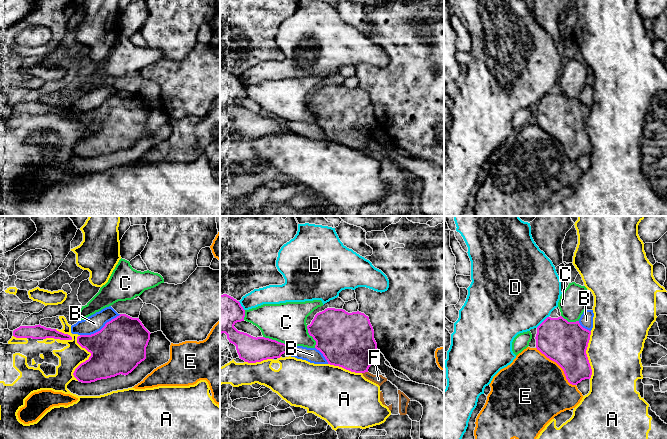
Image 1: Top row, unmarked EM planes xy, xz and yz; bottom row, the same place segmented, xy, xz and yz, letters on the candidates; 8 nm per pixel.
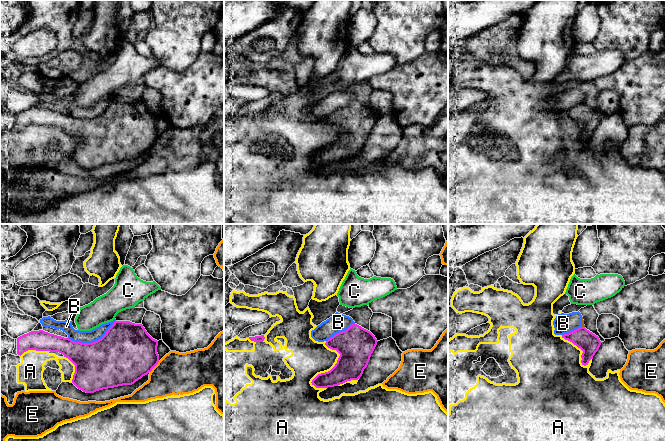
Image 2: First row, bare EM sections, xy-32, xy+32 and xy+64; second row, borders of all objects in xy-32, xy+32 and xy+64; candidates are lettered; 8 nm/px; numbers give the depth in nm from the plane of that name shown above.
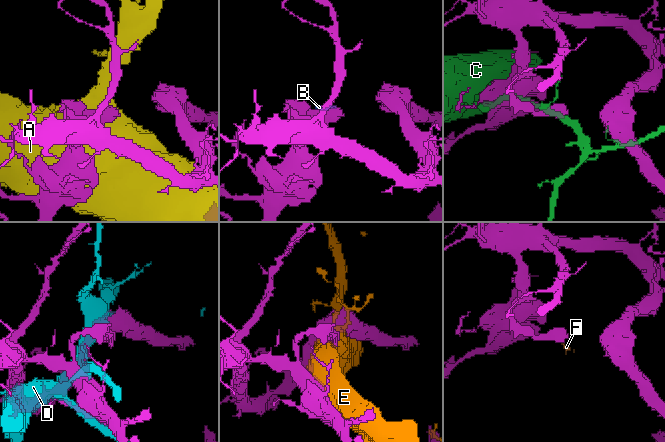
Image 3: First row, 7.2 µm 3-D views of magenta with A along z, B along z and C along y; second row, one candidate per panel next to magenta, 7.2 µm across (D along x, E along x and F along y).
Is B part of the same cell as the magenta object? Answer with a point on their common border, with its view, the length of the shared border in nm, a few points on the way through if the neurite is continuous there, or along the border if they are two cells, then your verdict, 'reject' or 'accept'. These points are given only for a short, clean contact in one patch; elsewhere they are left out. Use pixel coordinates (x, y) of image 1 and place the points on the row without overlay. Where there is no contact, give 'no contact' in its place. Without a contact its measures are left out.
contact xy (101, 105); length 360 nm; reject

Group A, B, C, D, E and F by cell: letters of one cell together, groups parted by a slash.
A / B F / C / D / E

